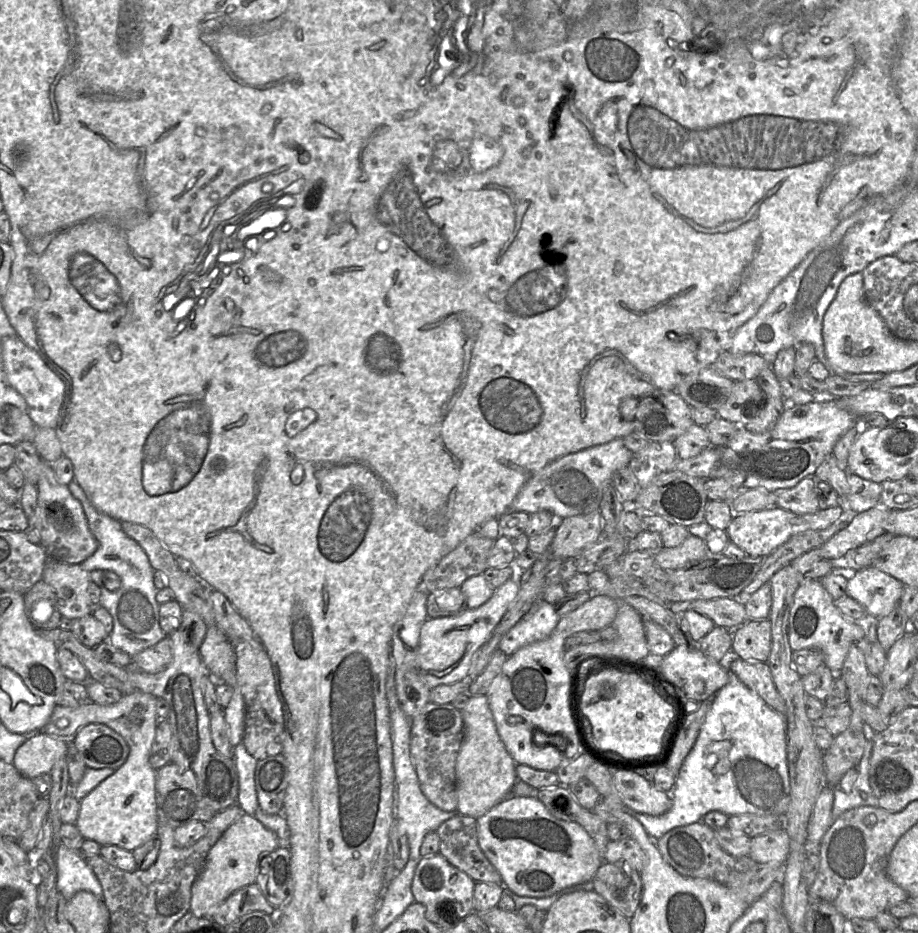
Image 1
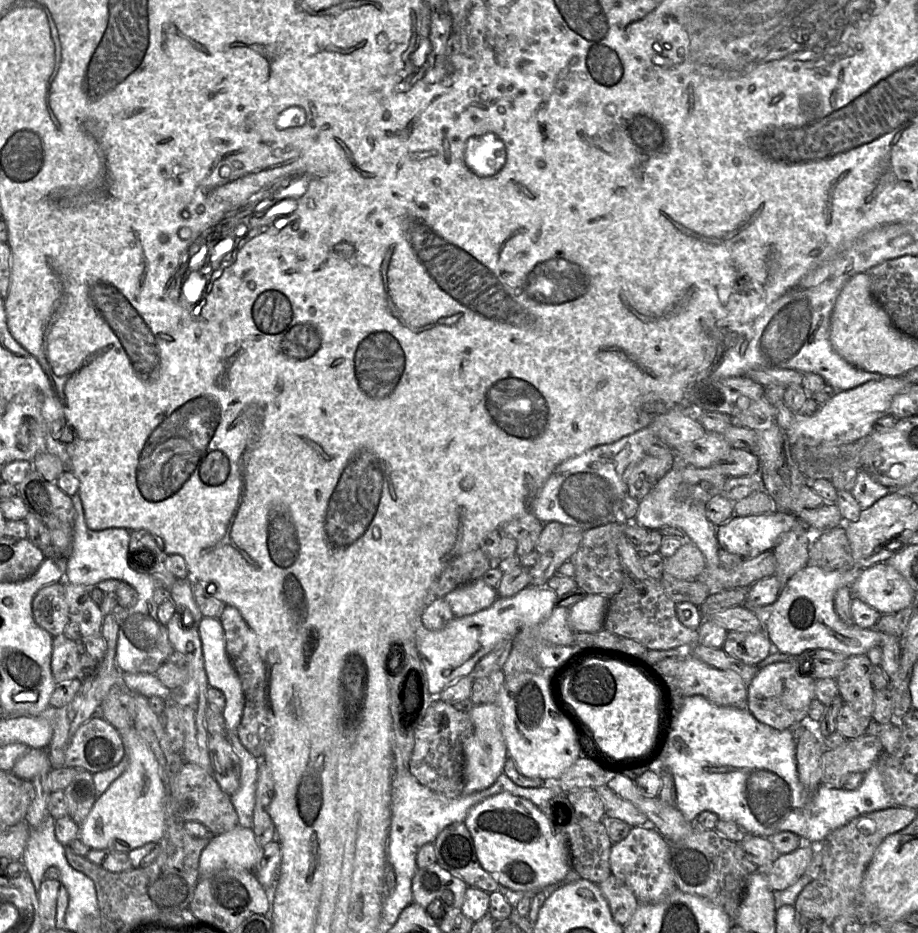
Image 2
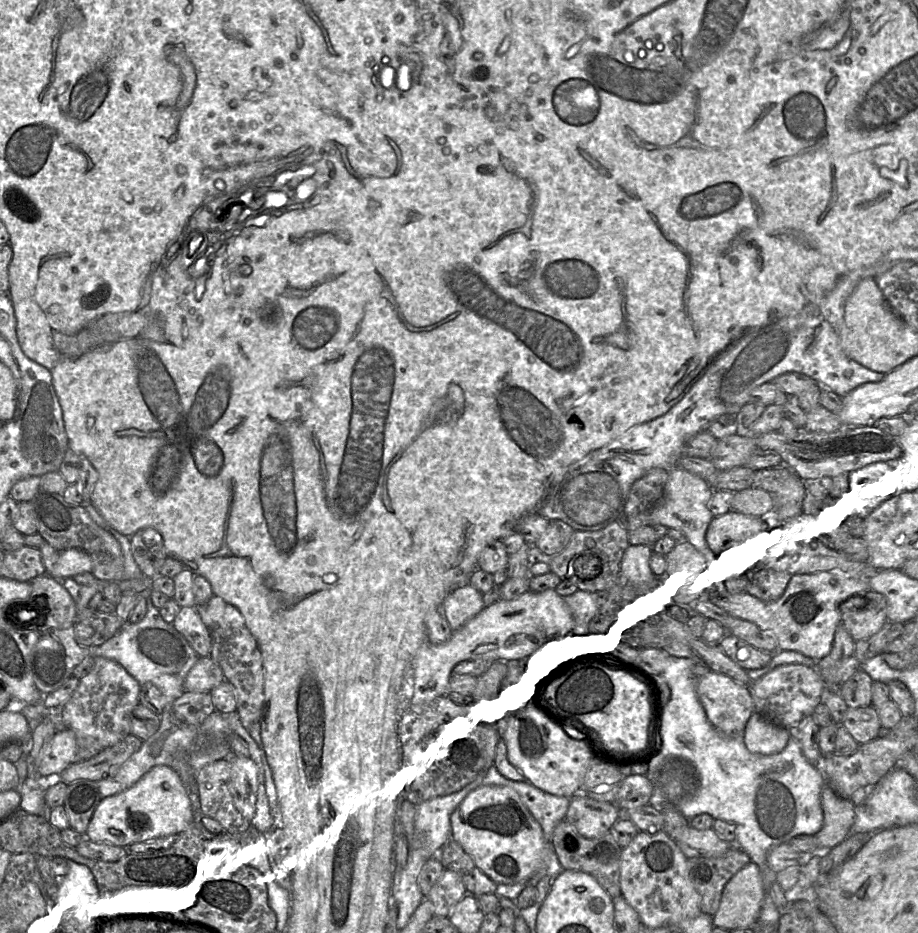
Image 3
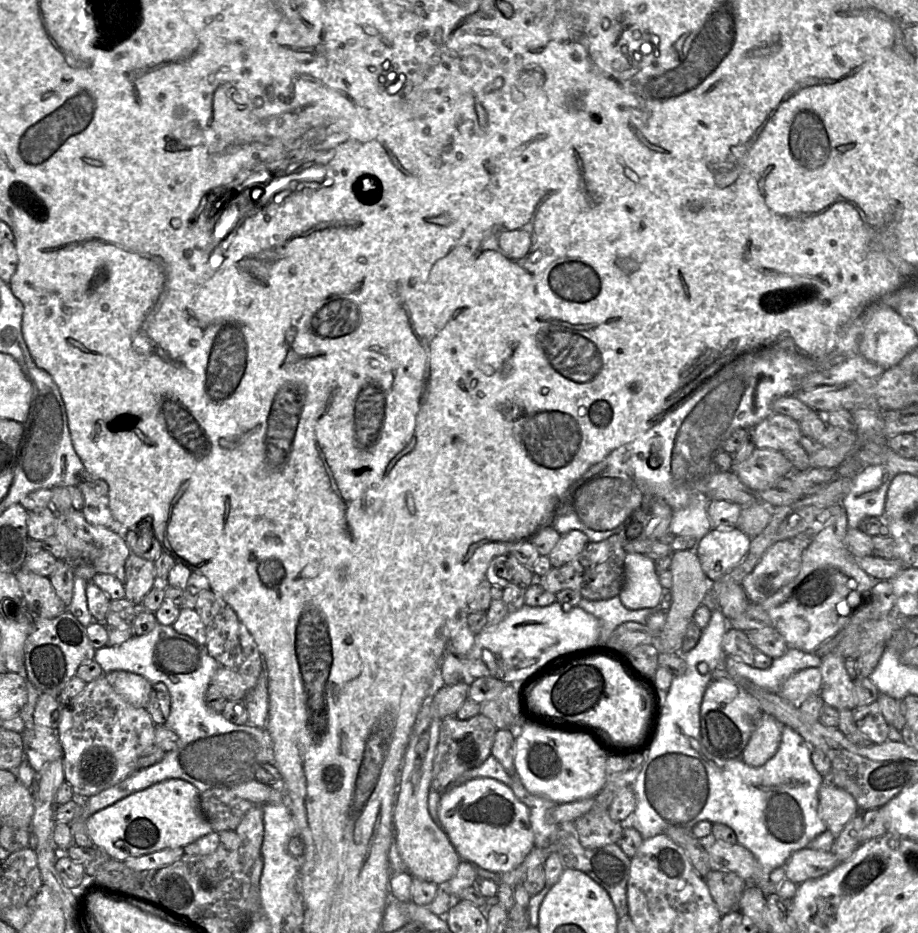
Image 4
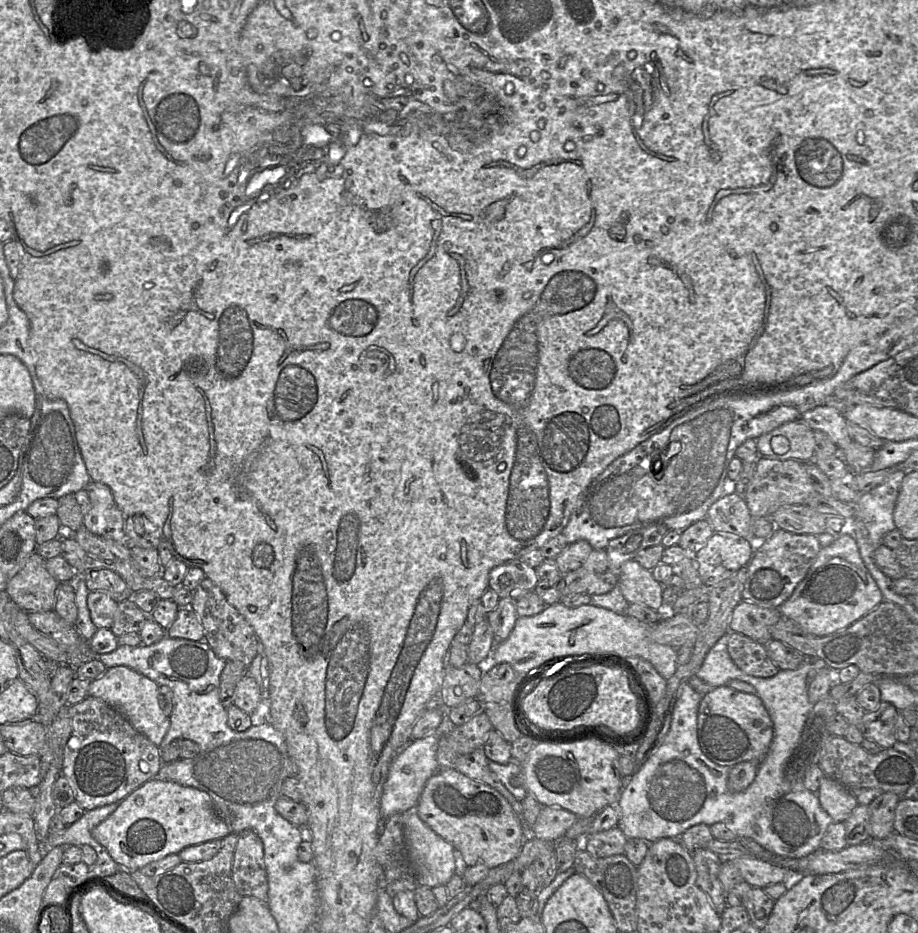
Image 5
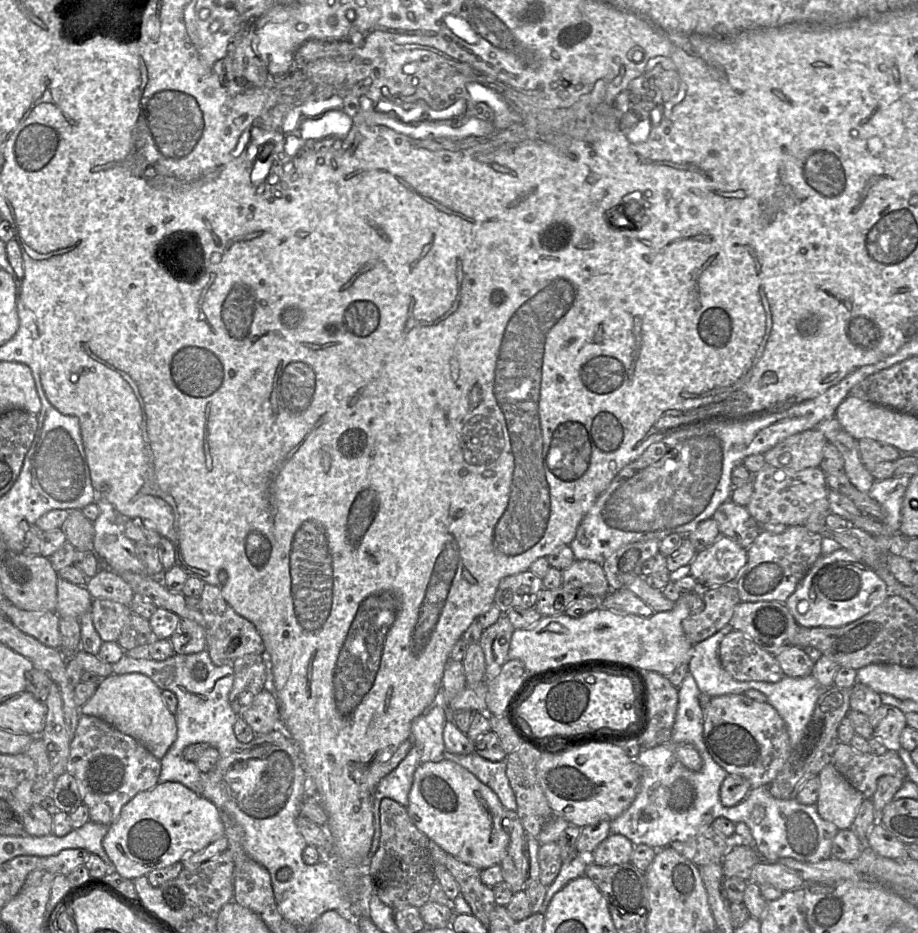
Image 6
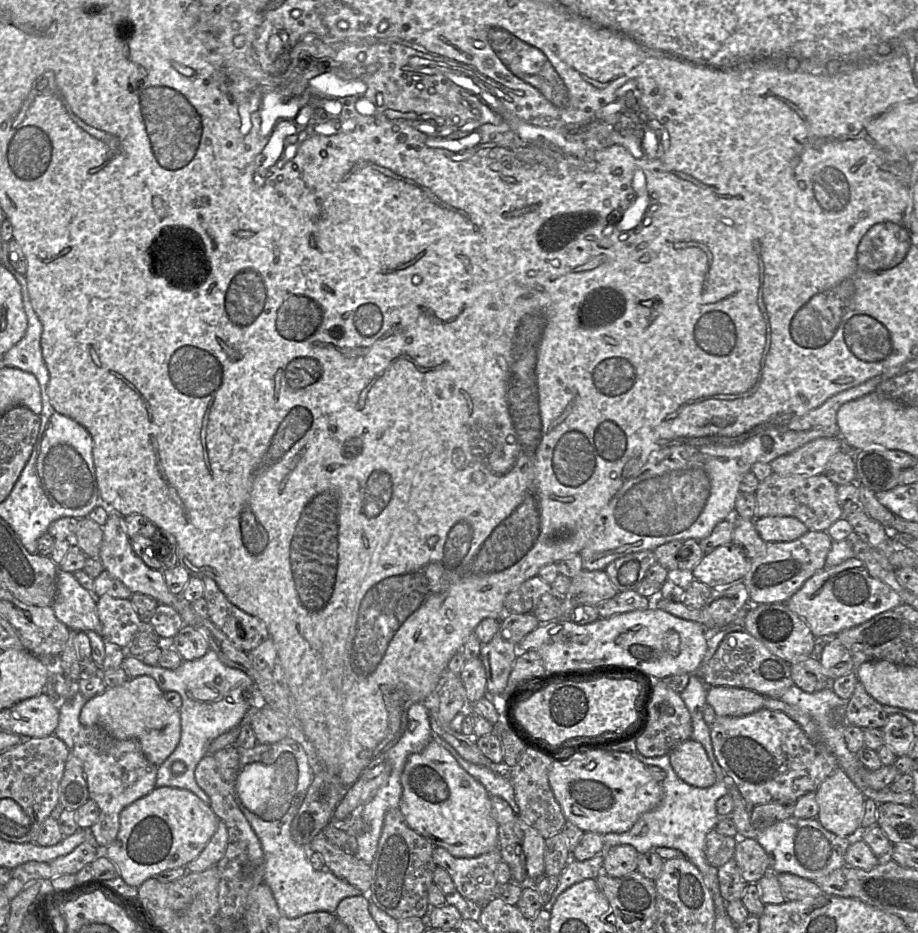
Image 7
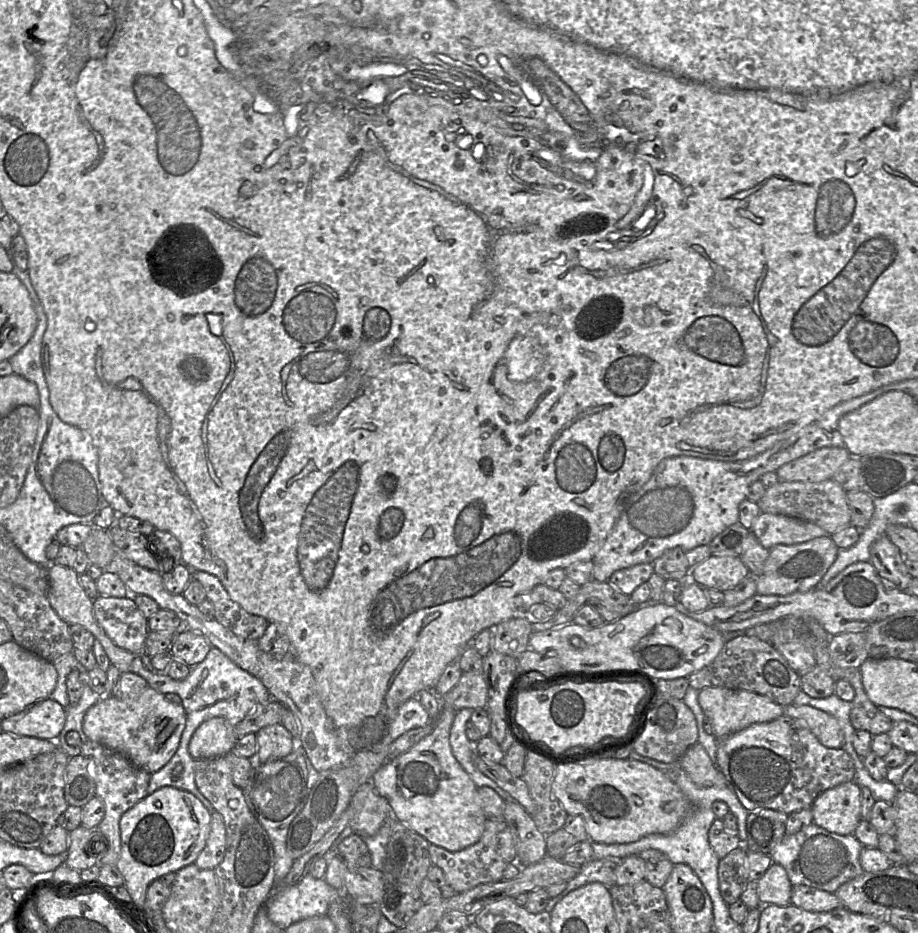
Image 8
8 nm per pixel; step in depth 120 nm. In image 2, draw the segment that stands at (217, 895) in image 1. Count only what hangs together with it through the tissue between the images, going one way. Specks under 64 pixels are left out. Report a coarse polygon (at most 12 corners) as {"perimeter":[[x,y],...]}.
{"perimeter":[[252,828],[214,836],[199,878],[227,868],[255,871],[264,854]]}

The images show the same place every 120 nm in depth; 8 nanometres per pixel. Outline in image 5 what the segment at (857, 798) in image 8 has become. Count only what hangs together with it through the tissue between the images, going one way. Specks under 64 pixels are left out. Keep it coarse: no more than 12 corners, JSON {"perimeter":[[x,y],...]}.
{"perimeter":[[822,779],[817,796],[836,823],[859,805],[843,785]]}

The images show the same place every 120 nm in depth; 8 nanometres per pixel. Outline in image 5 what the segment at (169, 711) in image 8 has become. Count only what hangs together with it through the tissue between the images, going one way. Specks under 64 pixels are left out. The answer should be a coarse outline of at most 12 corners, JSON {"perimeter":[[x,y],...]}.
{"perimeter":[[126,666],[106,669],[88,696],[104,700],[160,746],[170,719],[157,683]]}

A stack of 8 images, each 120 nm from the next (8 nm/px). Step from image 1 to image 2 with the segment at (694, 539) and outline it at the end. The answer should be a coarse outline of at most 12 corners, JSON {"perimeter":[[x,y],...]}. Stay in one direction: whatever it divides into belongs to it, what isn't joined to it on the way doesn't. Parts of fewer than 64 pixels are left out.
{"perimeter":[[691,541],[664,558],[664,573],[694,581],[705,558]]}

